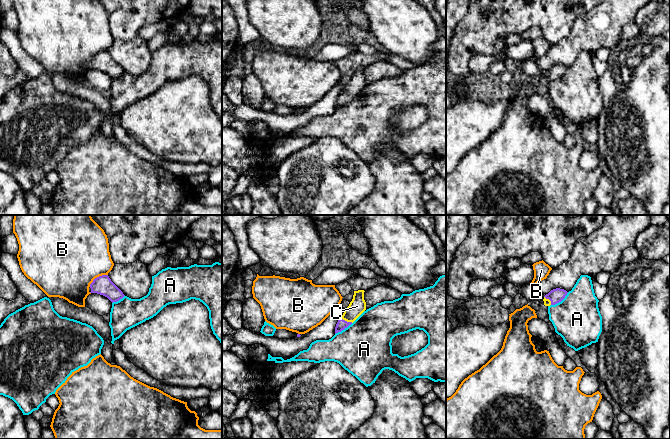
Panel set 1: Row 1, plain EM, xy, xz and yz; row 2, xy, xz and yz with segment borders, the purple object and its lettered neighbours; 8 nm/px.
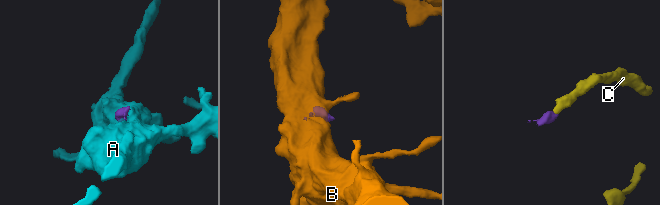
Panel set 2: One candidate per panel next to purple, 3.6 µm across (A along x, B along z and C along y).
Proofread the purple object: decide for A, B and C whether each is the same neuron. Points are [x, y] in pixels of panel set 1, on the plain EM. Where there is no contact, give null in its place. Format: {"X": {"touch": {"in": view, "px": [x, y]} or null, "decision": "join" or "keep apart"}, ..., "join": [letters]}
{"A": {"touch": {"in": "yz", "px": [560, 77]}, "decision": "keep apart"}, "B": {"touch": {"in": "xy", "px": [97, 53]}, "decision": "keep apart"}, "C": {"touch": {"in": "xz", "px": [346, 97]}, "decision": "join"}, "join": ["C"]}

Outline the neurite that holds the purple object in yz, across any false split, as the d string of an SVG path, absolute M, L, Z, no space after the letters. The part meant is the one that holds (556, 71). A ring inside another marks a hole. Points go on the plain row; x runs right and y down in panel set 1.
M560 64L551 66L548 70L544 72L544 81L550 82L561 78L565 74L567 69L568 68L566 66Z

